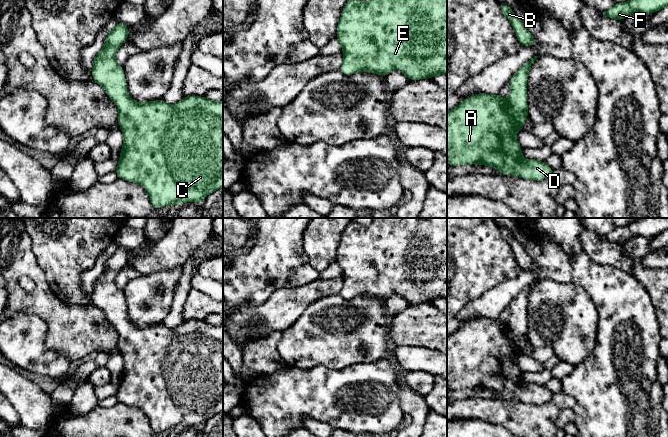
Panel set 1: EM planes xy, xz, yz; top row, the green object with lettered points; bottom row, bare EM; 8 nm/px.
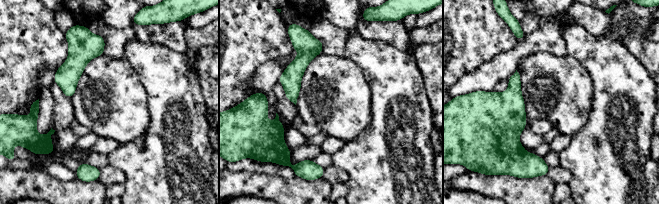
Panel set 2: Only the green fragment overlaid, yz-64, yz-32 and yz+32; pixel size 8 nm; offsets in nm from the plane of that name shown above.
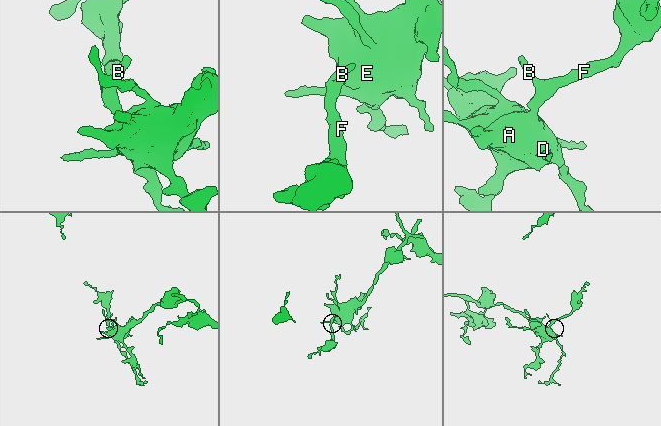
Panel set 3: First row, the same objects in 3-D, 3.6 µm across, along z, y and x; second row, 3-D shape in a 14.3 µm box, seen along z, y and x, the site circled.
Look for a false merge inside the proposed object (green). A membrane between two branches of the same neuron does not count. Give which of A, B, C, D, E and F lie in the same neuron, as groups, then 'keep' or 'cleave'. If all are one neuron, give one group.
A B C D E F | keep

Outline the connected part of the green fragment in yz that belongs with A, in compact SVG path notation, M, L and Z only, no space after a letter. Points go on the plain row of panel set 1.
M539 280L525 286L523 290L510 302L511 310L510 321L504 324L500 318L492 319L487 317L478 317L469 320L463 324L454 333L447 335L447 387L451 390L460 390L467 388L480 388L496 392L503 399L517 399L521 403L541 405L551 402L553 393L545 385L536 383L525 384L522 373L516 364L517 356L523 354L523 350L528 343L527 330L527 304L532 287Z

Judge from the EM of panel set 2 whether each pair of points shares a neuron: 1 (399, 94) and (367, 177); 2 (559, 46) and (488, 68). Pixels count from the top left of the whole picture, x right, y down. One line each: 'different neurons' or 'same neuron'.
1: same neuron
2: same neuron

